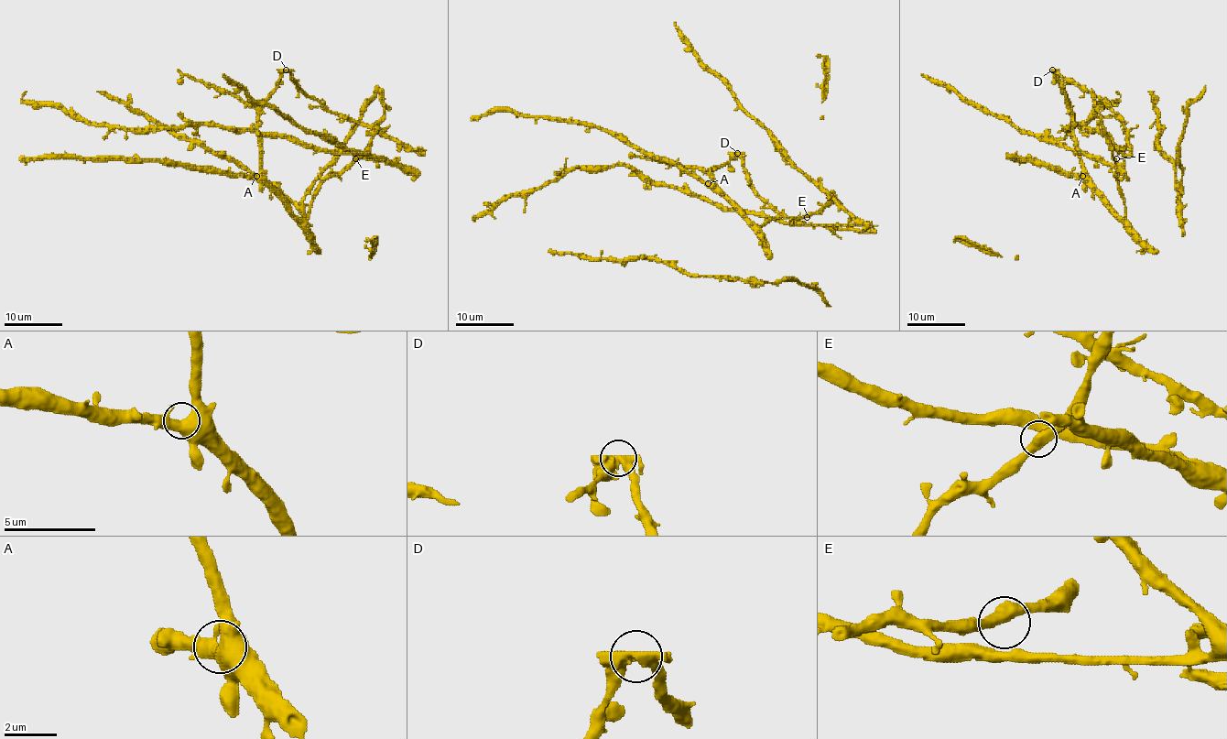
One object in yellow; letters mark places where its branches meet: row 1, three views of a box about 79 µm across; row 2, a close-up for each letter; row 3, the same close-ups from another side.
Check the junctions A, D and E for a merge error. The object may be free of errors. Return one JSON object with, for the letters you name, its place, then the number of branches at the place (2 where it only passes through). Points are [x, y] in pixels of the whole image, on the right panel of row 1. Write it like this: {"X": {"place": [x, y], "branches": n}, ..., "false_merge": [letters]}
{"D": {"place": [1052, 70], "branches": 3}, "false_merge": ["D"]}

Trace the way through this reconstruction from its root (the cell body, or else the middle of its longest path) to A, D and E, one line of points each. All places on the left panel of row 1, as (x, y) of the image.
A: (322, 183), (309, 215), (298, 219), (256, 176)
D: (322, 183), (309, 215), (298, 219), (262, 170), (257, 112), (261, 103), (286, 70)
E: (322, 183), (332, 176), (338, 176), (355, 158)

